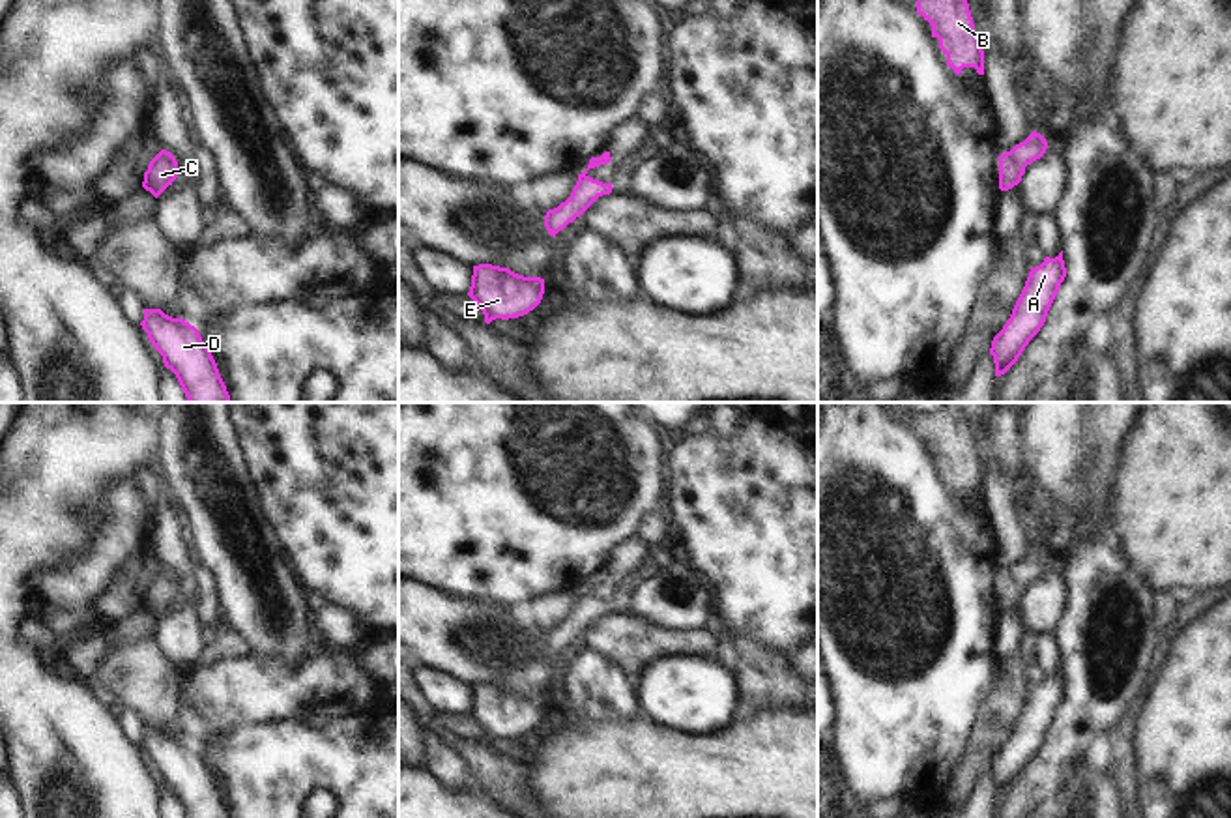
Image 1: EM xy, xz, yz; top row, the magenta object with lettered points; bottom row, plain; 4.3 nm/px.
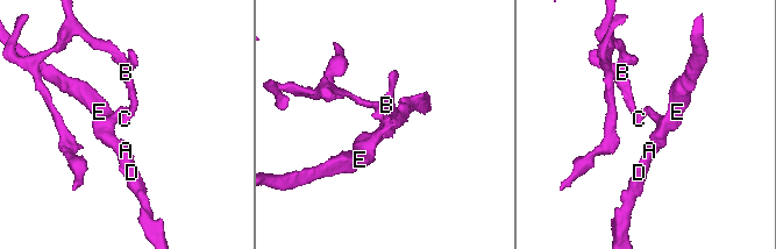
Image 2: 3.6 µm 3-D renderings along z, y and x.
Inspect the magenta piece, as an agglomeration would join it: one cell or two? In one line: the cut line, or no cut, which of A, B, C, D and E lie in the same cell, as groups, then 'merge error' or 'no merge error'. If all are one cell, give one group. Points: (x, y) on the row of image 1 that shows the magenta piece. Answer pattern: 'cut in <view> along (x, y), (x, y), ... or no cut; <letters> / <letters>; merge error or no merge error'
cut in yz along (1009, 152), (1024, 167); A D E / B C; merge error

